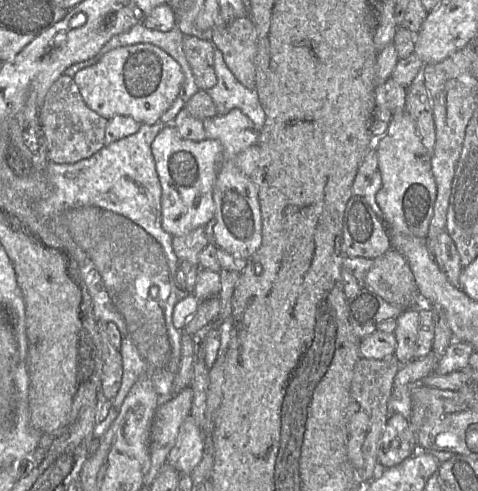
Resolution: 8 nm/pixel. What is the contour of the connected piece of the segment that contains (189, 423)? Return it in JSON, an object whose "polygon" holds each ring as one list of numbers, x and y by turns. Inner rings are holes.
{"polygon":[[190,415,181,424,175,445,170,450,166,463,181,475,191,474,202,459,203,449,203,431]]}

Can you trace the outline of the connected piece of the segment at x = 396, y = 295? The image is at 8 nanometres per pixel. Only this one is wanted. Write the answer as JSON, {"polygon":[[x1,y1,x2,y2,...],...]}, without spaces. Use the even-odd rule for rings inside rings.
{"polygon":[[391,248,373,259,364,287,404,310,420,304,420,293,407,259]]}

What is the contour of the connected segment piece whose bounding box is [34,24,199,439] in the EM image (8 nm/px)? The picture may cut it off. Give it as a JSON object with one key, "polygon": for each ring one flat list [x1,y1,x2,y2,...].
{"polygon":[[137,24,128,31,113,36,93,58,73,64,65,70,65,74,74,77,78,71,96,64,112,49,149,43,161,48,180,65,184,73,184,82,179,96,162,115,160,122,154,125,142,124,137,133,104,146,91,157,77,163,49,163,46,169,48,194,34,205,34,213,49,232,49,236,60,242,60,248,57,249,68,251,76,260,81,279,92,299,96,320,115,323,121,334,122,383,117,395,111,401,108,415,102,422,95,425,94,438,96,439,100,439,117,418,124,399,139,379,148,378,151,381,157,393,159,405,166,403,174,396,172,384,179,368,181,336,184,331,175,328,172,315,175,305,191,292,182,290,177,285,176,271,179,268,179,259,173,251,173,236,162,228,161,184,151,145,166,124,173,125,179,111,199,91,183,52,183,38,184,35,177,27,169,31,159,31]]}

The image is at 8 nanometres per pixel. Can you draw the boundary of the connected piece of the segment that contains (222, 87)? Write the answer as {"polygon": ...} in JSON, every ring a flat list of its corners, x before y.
{"polygon":[[214,47,214,70,217,83,206,92,212,98,218,115,237,108,248,116,259,132,265,122,265,113,255,89,242,85,227,67,222,53]]}

